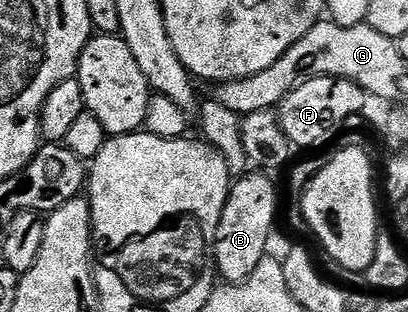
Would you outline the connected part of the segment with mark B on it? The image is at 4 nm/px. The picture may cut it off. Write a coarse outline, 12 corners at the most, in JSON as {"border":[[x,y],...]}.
{"border":[[250,170],[233,181],[214,267],[244,282],[268,255],[278,188]]}

